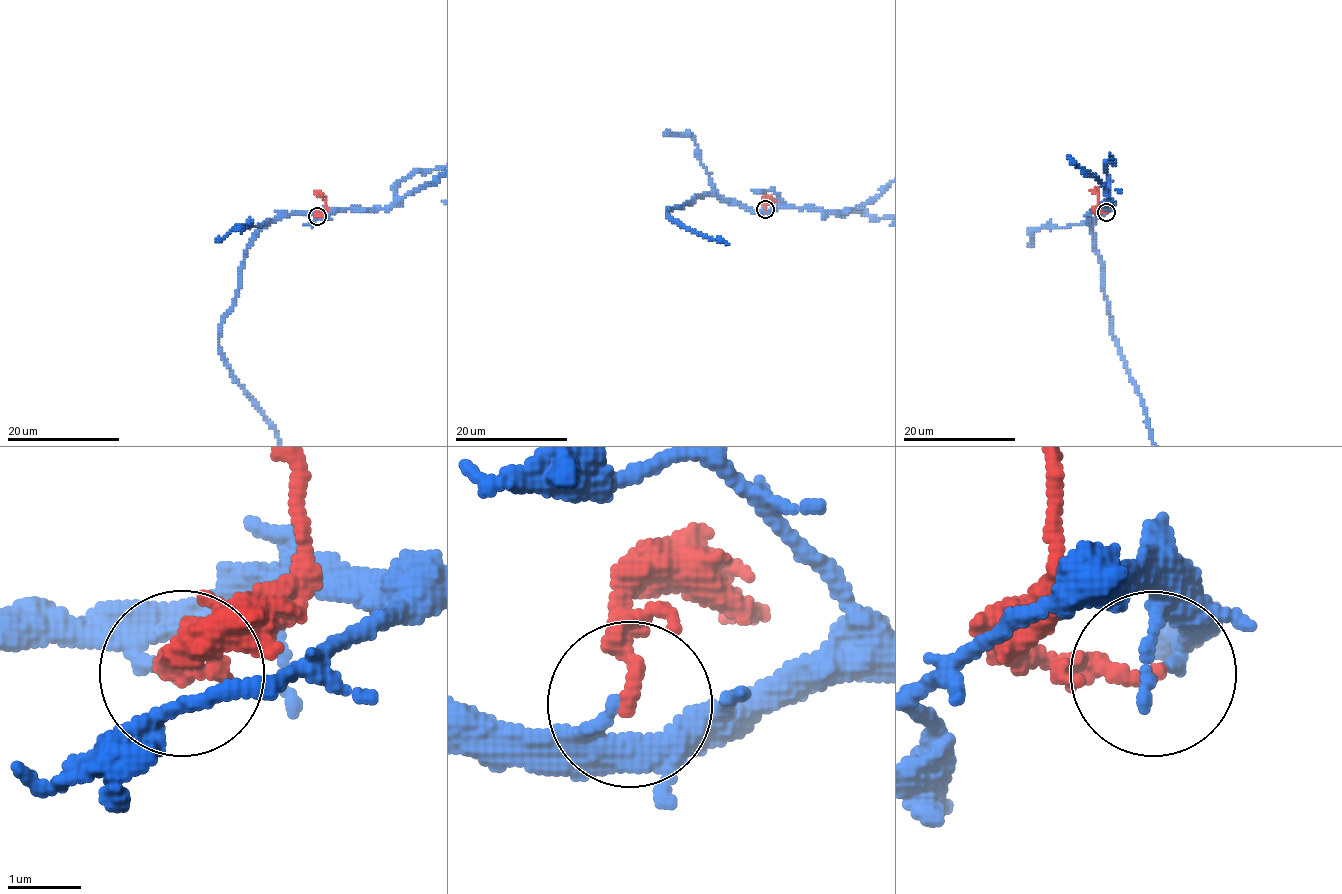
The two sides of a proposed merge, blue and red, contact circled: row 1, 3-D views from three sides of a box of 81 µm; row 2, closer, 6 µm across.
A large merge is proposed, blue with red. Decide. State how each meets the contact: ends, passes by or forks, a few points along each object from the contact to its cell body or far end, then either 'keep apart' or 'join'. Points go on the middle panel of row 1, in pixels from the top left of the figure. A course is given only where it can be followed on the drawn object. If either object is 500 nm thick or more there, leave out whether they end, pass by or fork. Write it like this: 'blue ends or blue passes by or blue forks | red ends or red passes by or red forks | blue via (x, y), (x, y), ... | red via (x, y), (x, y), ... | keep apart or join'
blue ends | red ends | red via (764, 209), (766, 201), (774, 201), (762, 199) | keep apart

